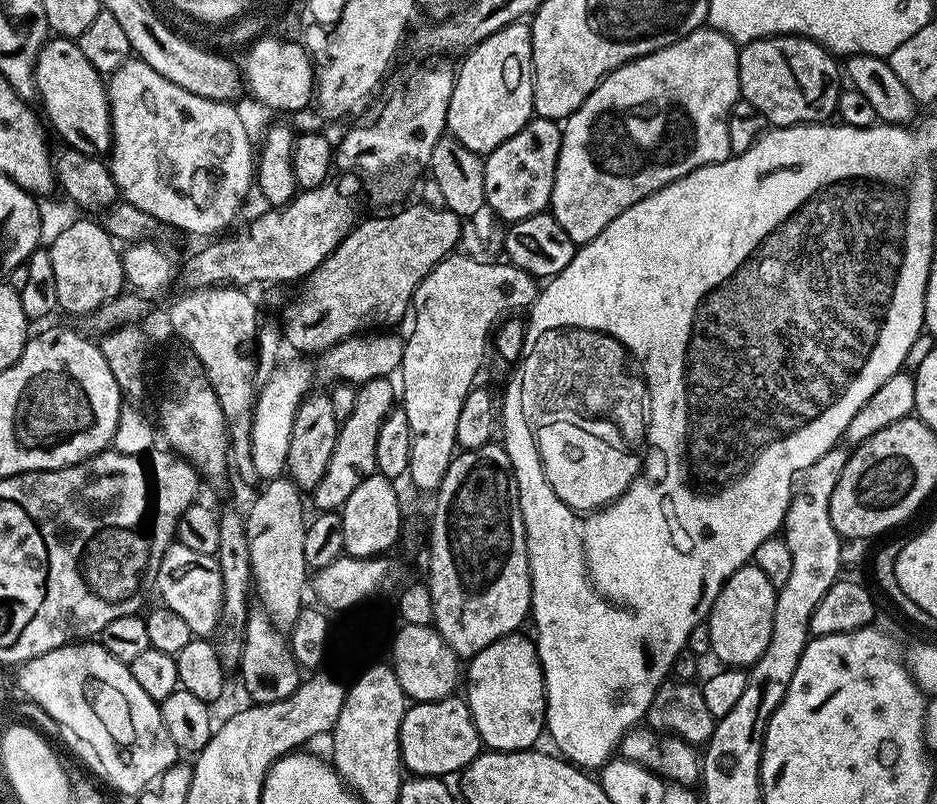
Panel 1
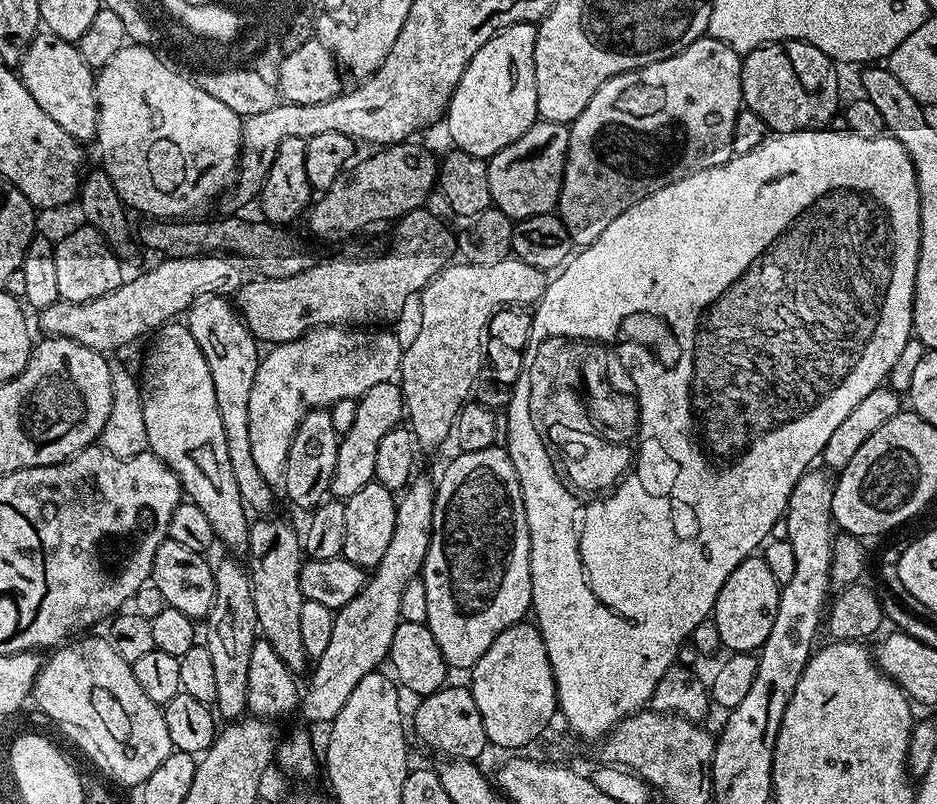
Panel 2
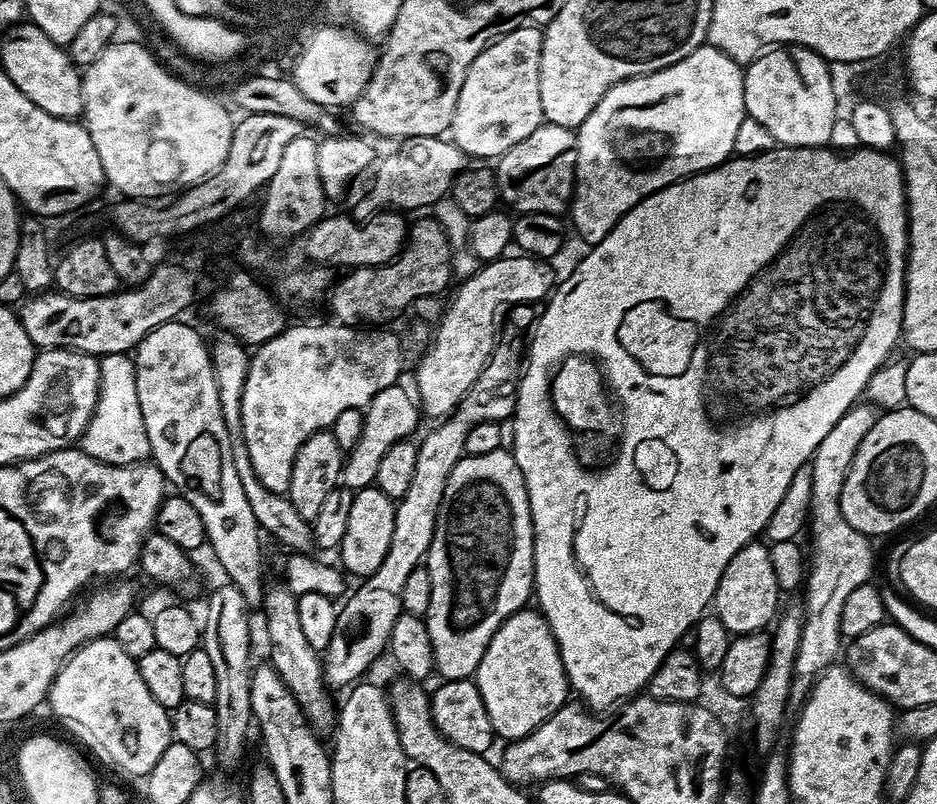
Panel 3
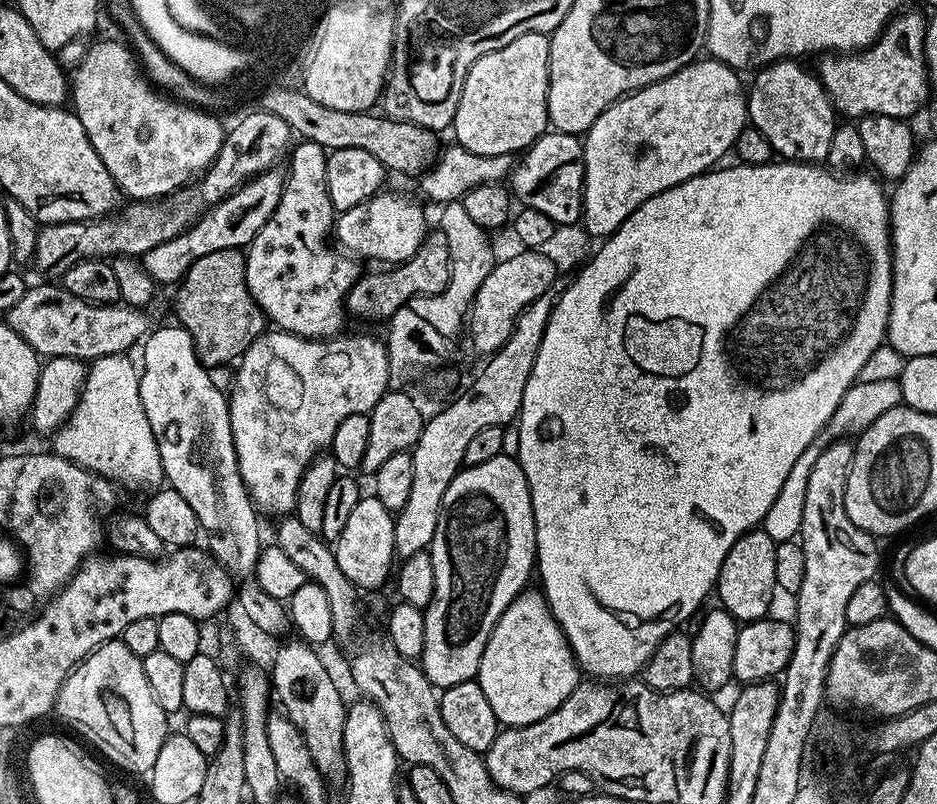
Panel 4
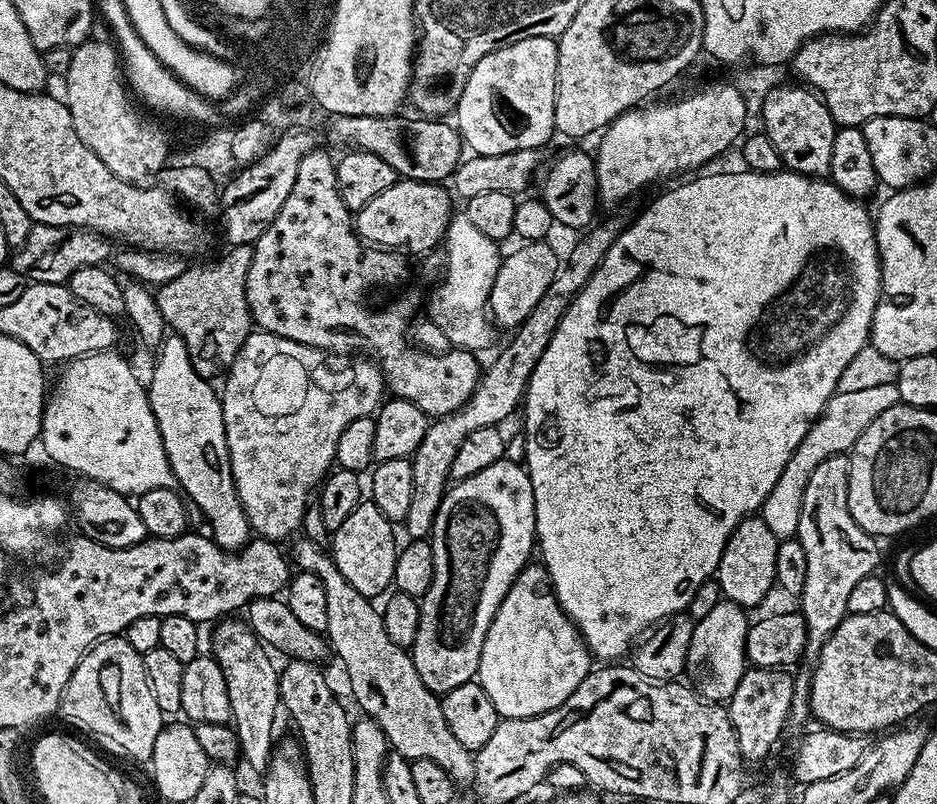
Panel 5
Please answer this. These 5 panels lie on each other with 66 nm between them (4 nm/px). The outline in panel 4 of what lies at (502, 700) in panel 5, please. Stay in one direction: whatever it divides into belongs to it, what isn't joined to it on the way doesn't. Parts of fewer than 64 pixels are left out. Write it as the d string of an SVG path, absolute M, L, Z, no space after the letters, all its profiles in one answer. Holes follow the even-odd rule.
M525 587L523 592L516 595L514 602L506 606L502 618L498 618L486 642L486 650L482 654L482 662L476 675L482 686L482 694L486 694L486 699L490 702L490 710L494 710L501 725L509 728L521 728L546 718L546 714L558 710L558 706L562 706L562 702L570 698L570 694L582 680L582 669L576 663L576 655L568 645L560 623L554 618L548 600L543 591L533 588Z

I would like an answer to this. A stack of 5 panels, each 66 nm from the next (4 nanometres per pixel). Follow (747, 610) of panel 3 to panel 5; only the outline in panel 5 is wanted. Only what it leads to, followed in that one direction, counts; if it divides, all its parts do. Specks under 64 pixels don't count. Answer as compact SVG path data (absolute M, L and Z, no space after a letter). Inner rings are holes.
M758 515L745 516L730 534L724 547L722 558L716 567L715 581L720 586L723 599L737 604L745 610L752 610L768 596L768 591L776 584L774 558L778 558L780 541L771 532L770 526Z

